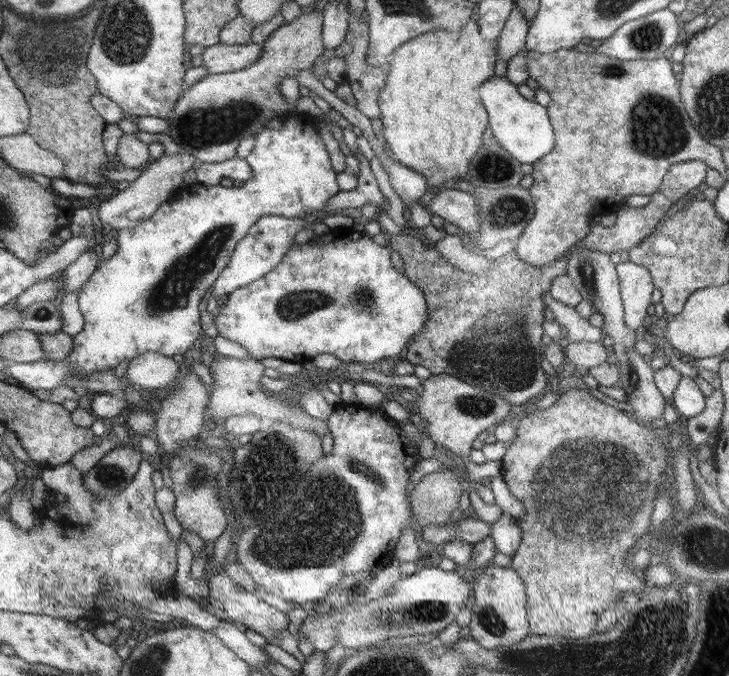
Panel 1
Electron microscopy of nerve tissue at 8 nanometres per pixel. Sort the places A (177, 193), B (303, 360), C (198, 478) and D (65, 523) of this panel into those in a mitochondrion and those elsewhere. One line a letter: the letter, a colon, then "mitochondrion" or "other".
A: other
B: other
C: mitochondrion
D: other

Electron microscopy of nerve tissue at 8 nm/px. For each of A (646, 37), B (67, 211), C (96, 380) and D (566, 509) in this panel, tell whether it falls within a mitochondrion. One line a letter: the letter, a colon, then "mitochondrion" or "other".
A: mitochondrion
B: other
C: other
D: mitochondrion

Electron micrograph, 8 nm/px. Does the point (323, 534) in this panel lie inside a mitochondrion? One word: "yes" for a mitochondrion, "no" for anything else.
yes

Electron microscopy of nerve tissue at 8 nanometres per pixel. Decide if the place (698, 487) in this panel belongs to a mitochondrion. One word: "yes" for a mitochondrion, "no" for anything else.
no

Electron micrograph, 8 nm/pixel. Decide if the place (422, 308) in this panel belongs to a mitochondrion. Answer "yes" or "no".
no

